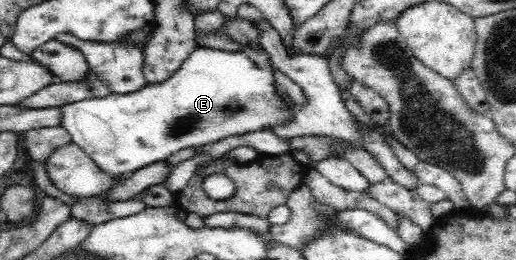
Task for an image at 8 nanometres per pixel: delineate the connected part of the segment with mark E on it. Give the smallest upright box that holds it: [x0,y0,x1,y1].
[60,45,297,176]

